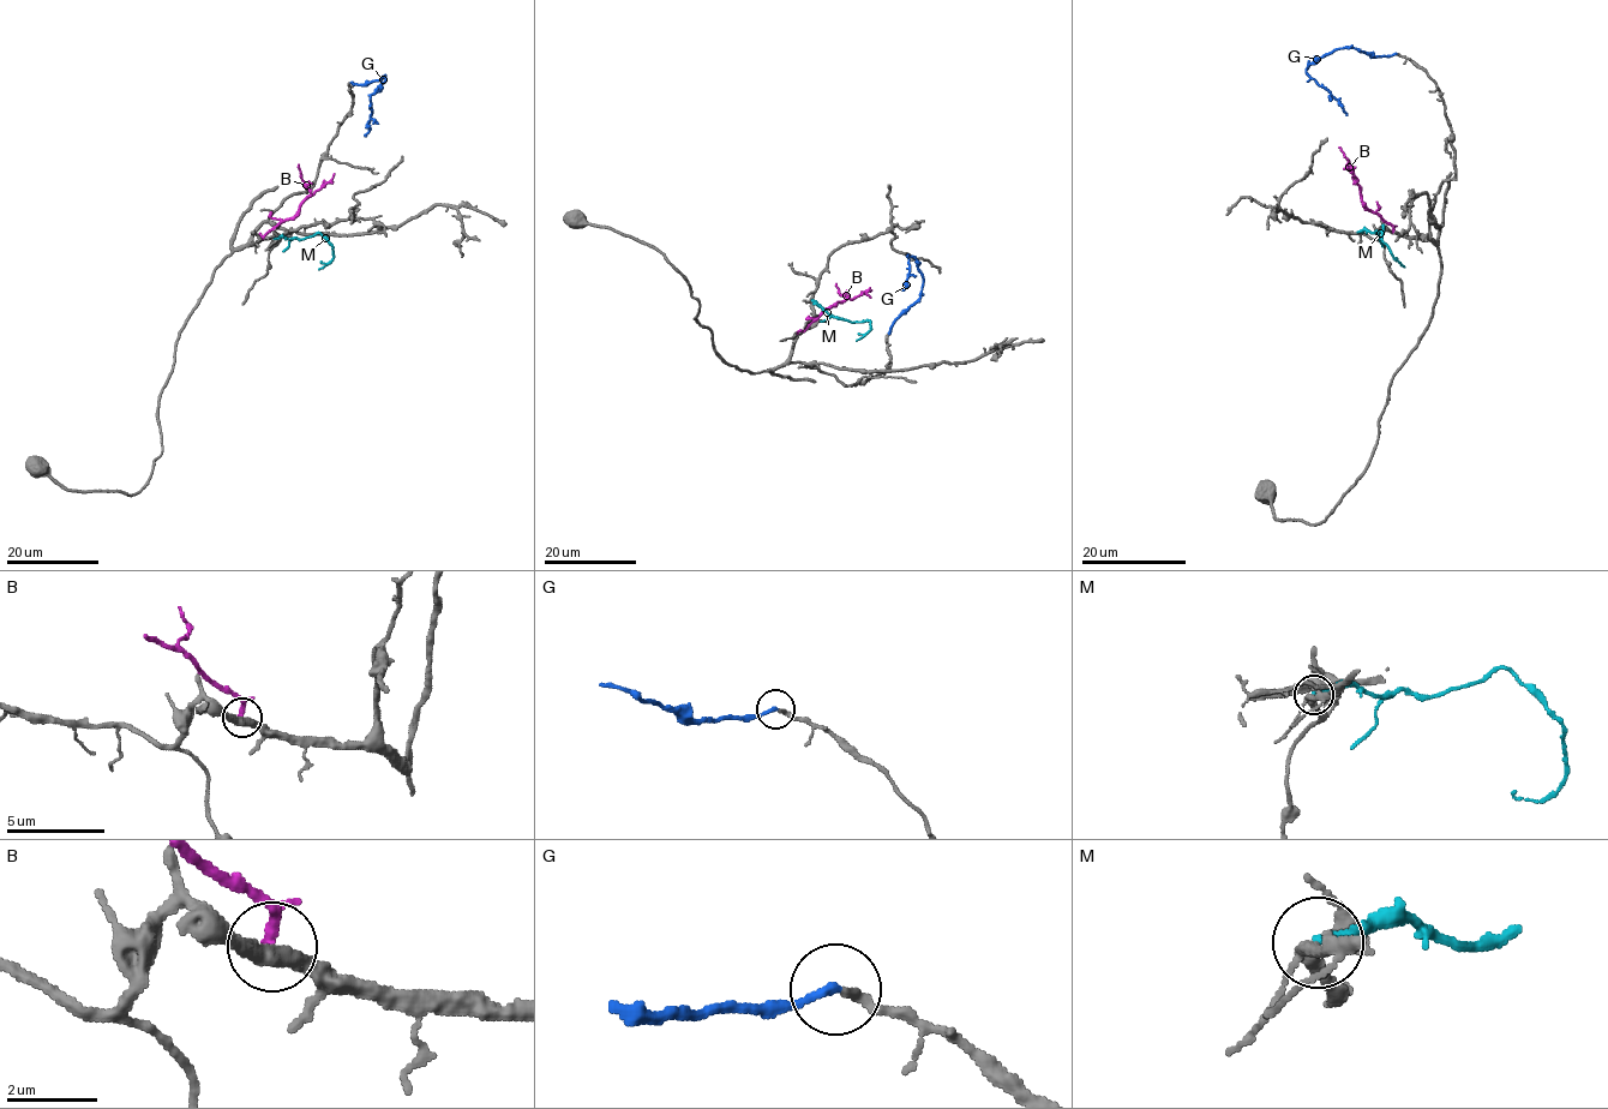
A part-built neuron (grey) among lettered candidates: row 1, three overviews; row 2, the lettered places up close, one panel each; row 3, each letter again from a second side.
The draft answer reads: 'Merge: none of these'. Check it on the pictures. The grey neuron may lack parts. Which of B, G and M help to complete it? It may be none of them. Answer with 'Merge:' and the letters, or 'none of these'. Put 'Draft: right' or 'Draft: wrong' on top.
Draft: wrong
Merge: G

